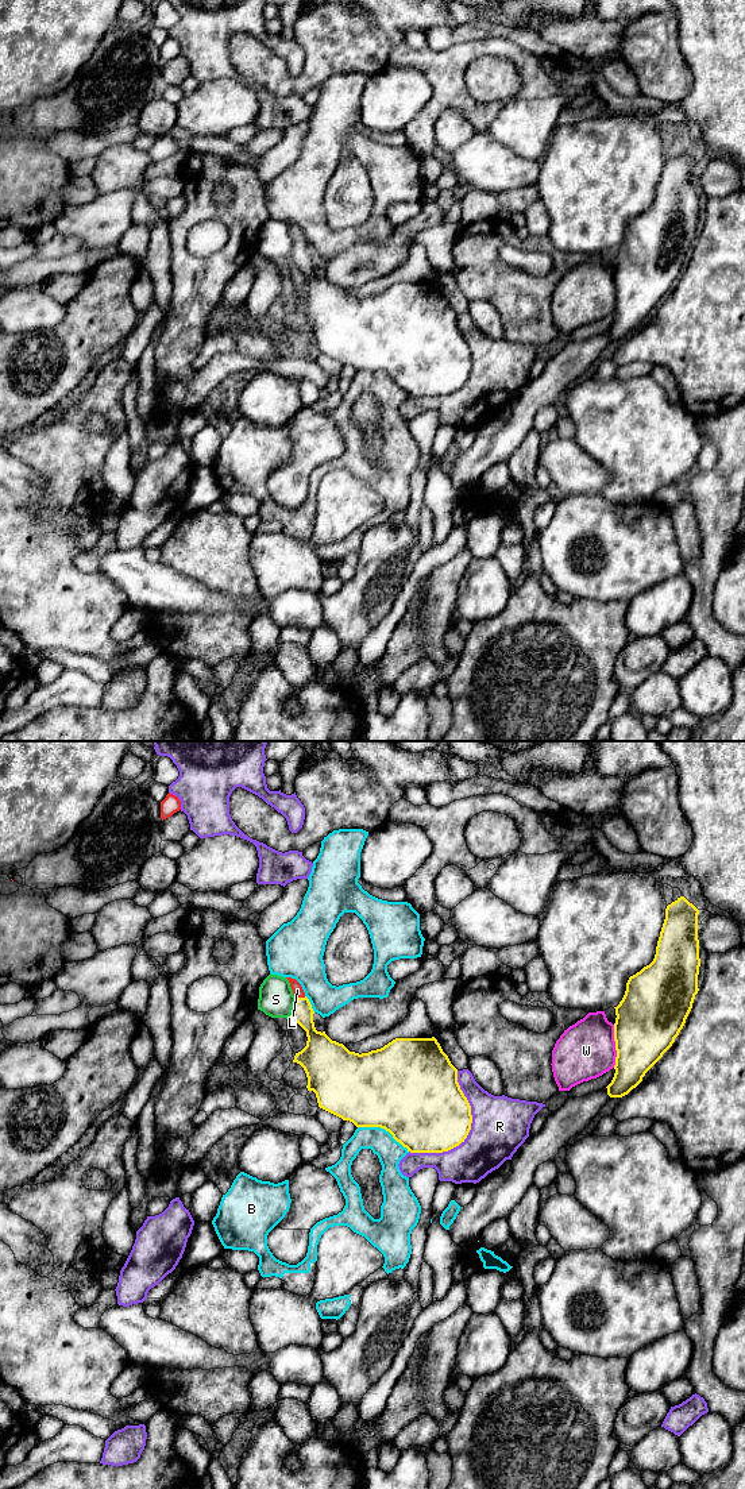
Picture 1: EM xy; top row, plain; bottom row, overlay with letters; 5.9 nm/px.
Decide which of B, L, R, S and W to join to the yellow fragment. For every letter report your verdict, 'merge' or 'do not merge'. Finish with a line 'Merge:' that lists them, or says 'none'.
B: do not merge
L: merge
R: do not merge
S: do not merge
W: do not merge
Merge: L

